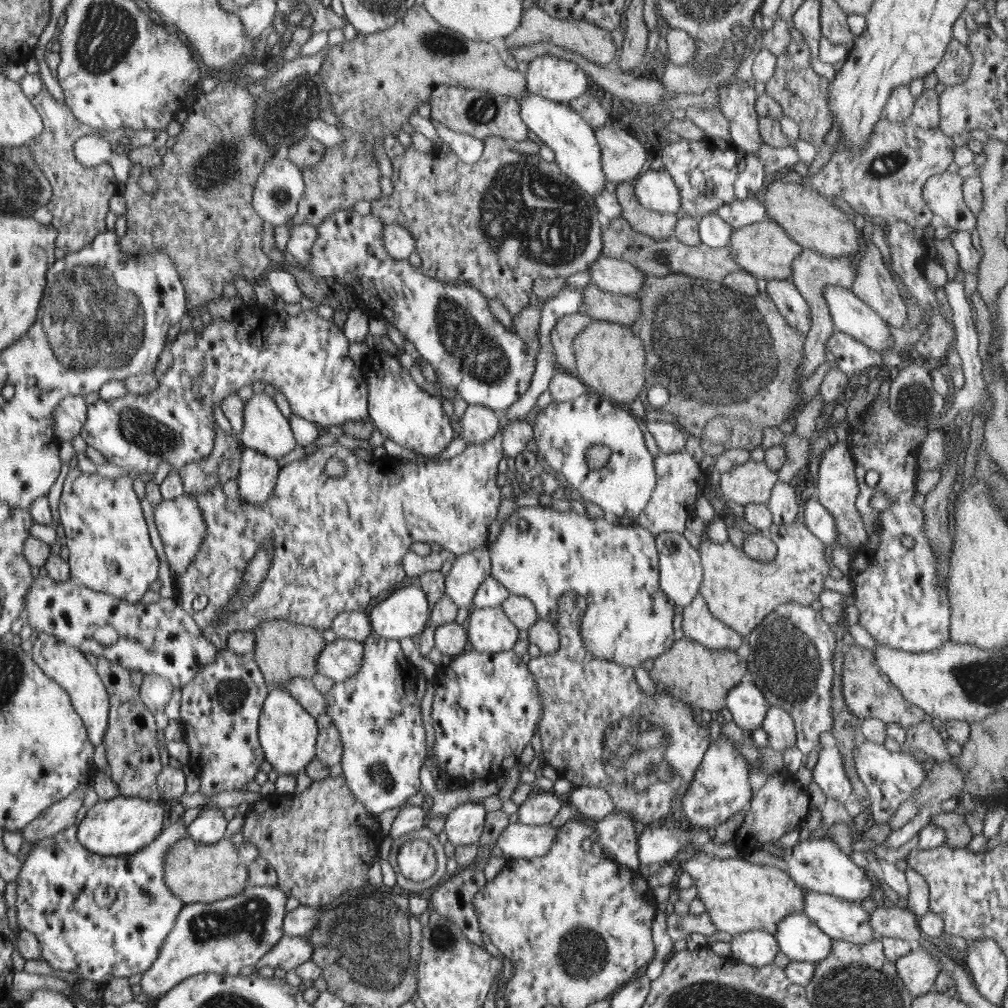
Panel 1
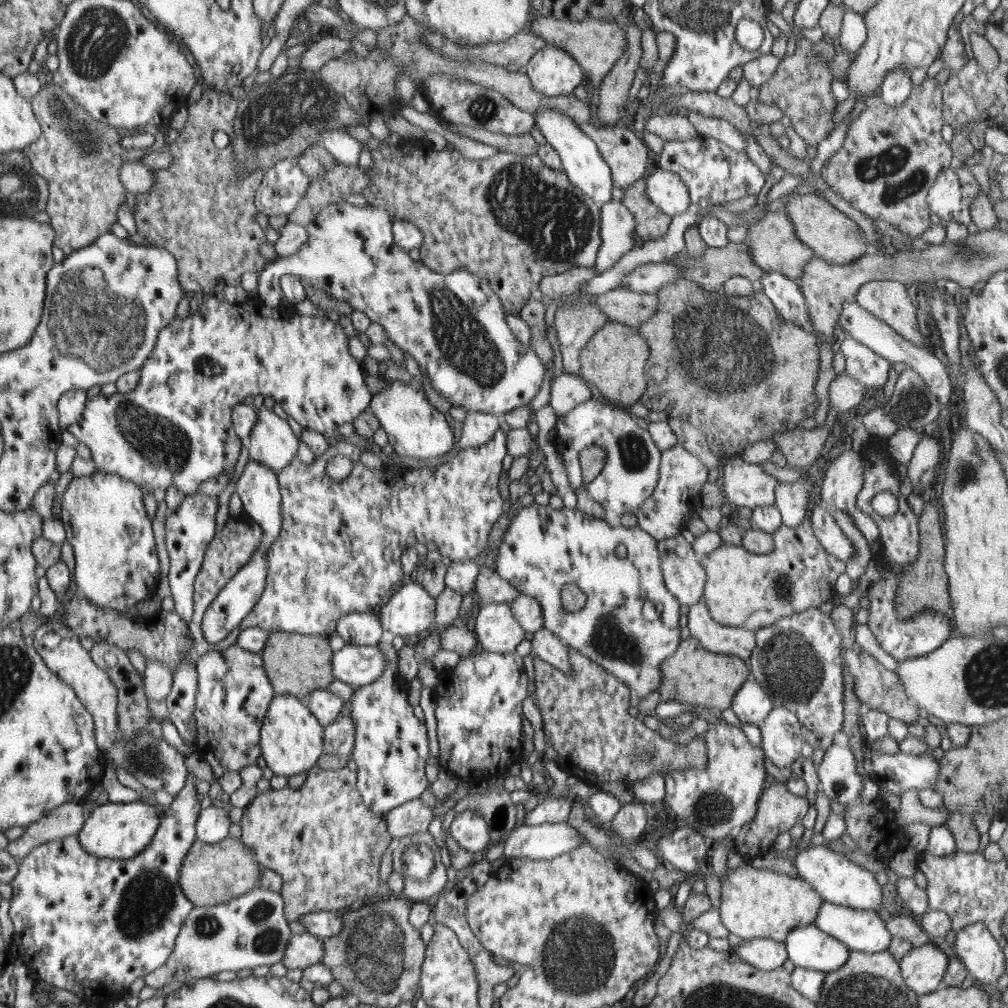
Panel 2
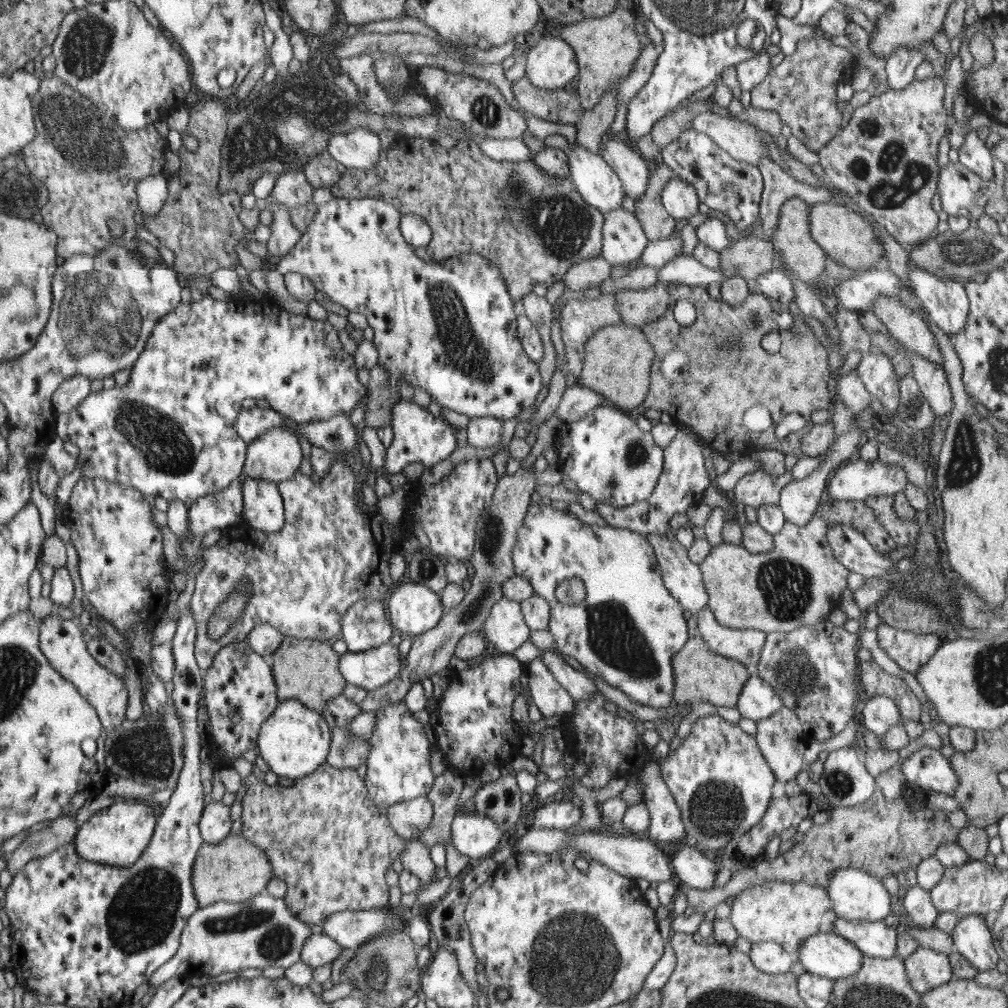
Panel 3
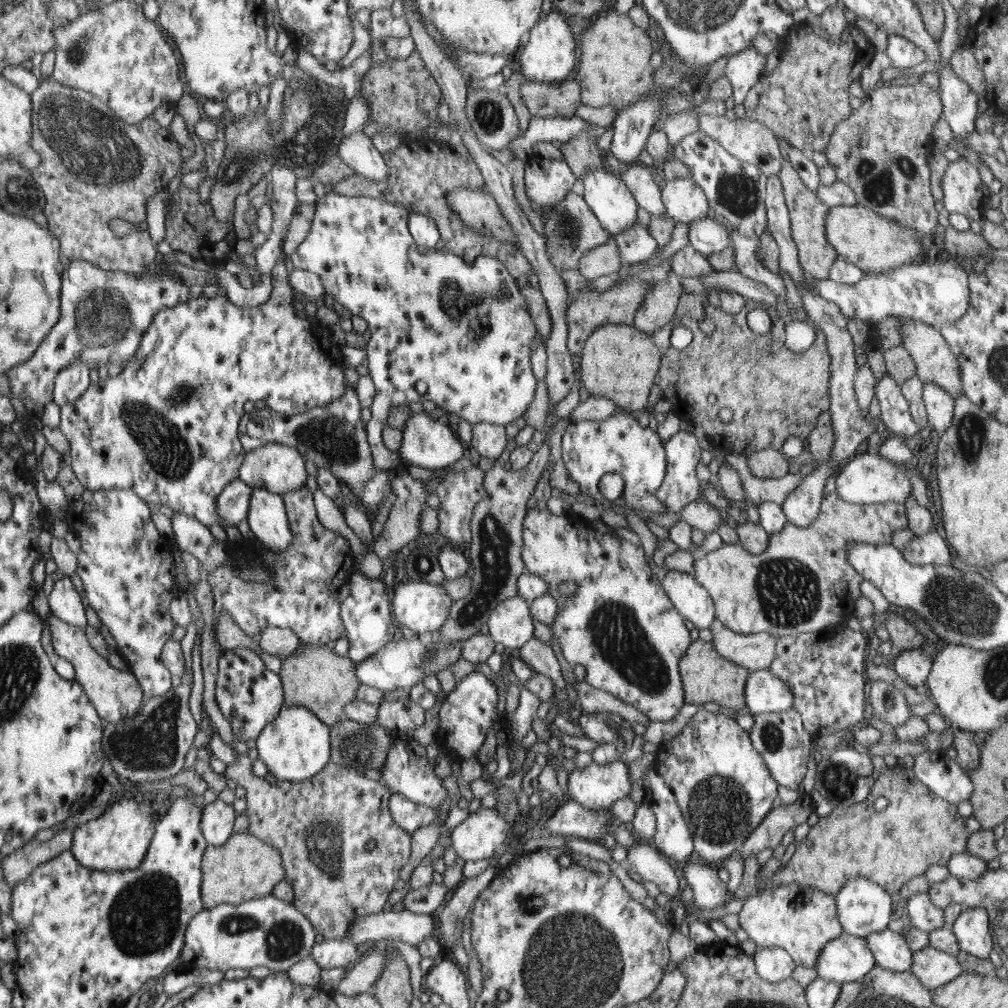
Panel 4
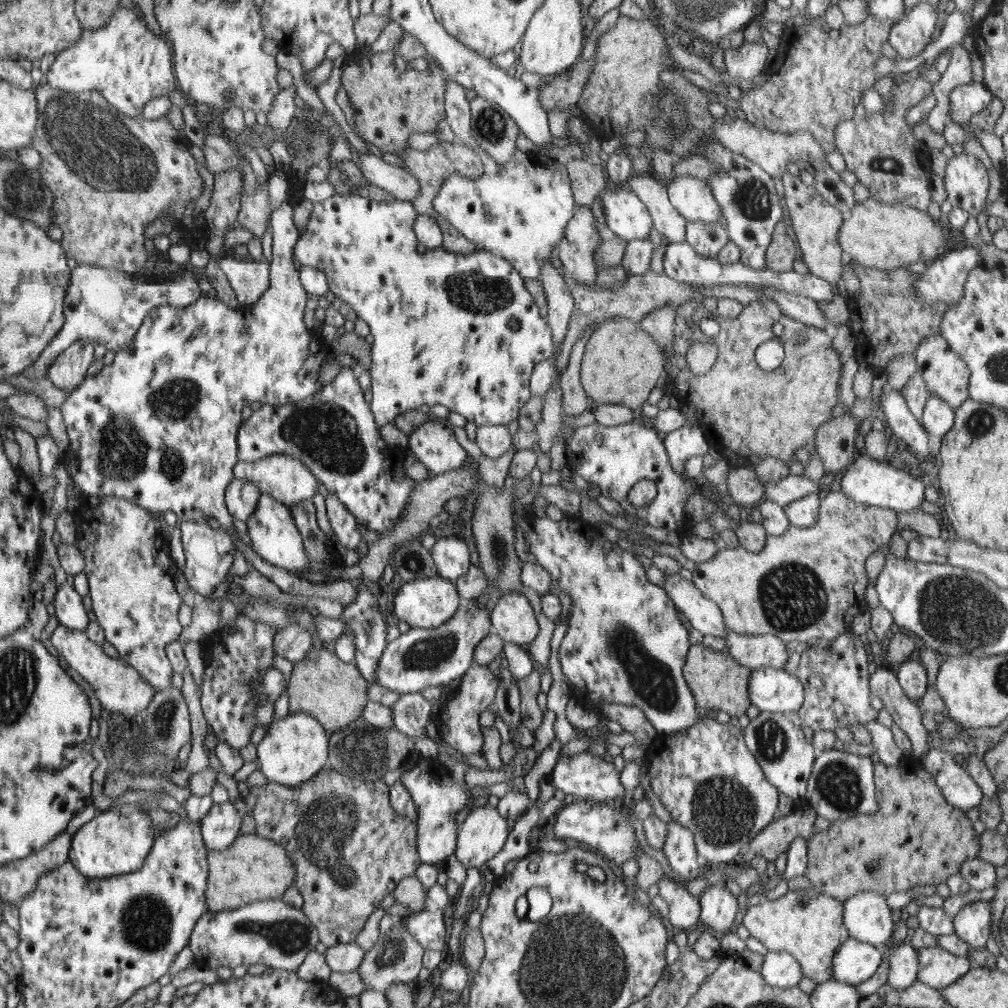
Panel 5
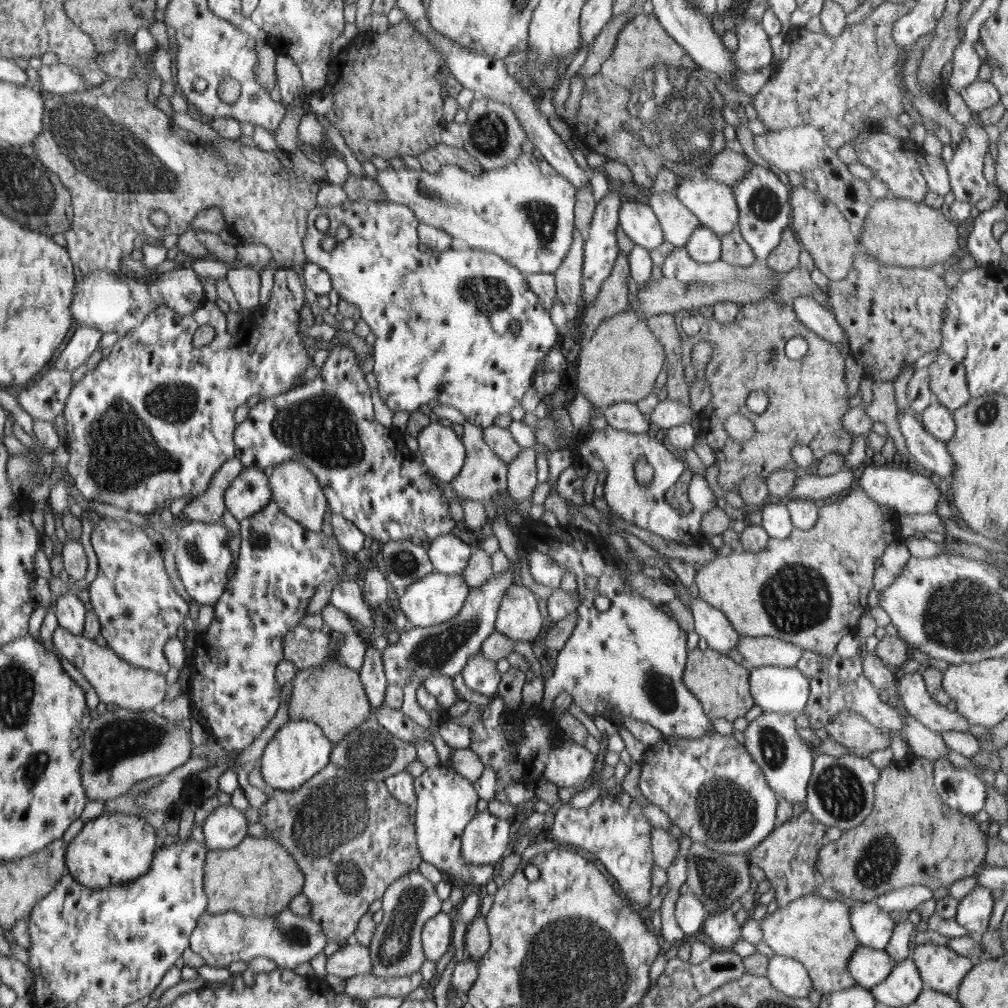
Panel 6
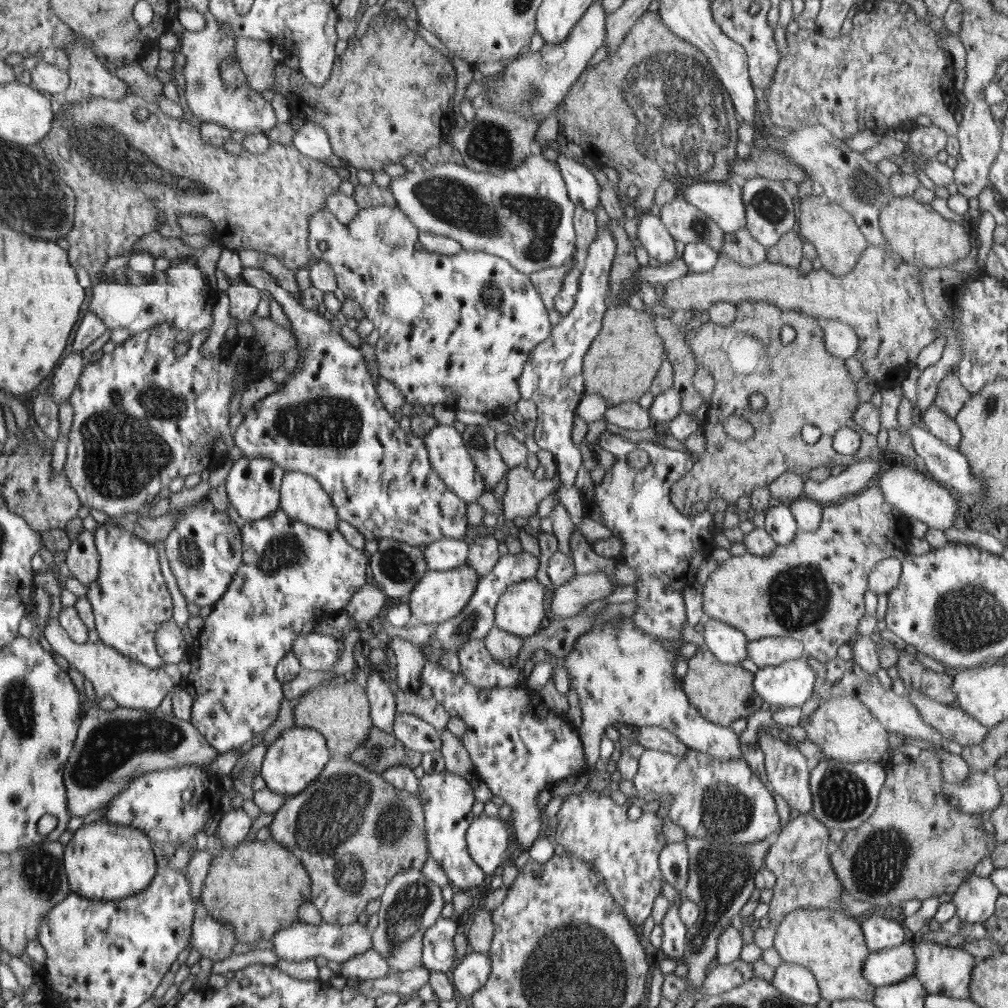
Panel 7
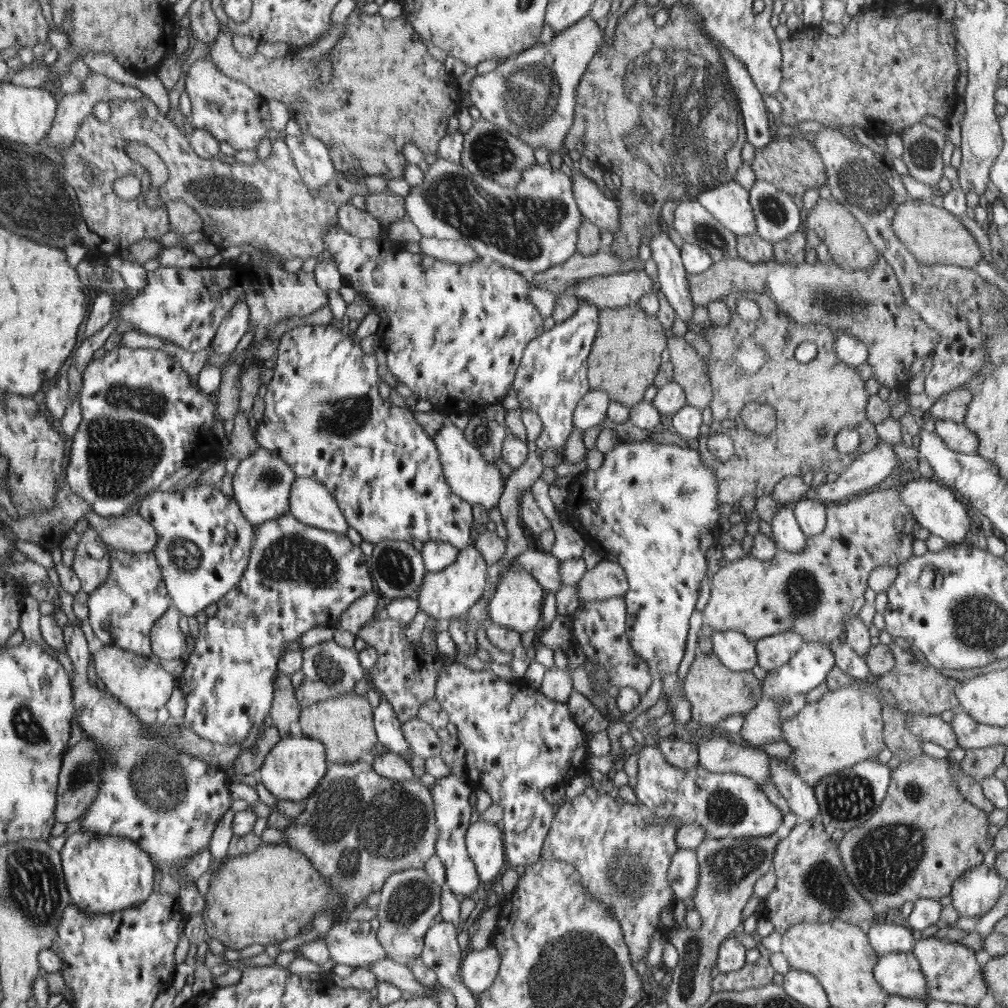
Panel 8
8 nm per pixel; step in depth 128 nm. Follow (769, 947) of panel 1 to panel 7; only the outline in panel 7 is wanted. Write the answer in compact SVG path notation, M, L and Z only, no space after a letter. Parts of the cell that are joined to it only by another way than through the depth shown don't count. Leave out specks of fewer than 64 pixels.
M782 962L775 968L772 981L783 995L791 999L815 1007L820 1002L821 996L815 976L800 964Z

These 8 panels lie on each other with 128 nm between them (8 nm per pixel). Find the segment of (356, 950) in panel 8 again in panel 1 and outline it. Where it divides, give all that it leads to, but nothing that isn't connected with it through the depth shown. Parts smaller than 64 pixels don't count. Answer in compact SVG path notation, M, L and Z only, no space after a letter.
M248 884L242 893L234 897L185 905L153 966L142 973L142 990L149 994L149 998L160 998L186 978L206 973L239 975L244 966L256 966L258 960L286 935L282 924L287 898L278 887Z

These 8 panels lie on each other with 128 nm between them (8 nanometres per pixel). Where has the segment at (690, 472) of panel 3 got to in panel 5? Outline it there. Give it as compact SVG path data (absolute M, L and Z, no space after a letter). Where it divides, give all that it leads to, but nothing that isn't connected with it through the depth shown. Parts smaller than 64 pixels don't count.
M684 425L679 429L664 434L666 452L676 473L685 476L685 462L691 456L704 455L711 448L700 427Z

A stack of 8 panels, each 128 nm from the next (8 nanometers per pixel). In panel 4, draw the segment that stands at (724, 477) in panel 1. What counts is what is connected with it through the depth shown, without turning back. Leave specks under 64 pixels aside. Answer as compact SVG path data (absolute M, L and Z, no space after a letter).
M729 452L725 458L726 463L738 470L742 487L746 491L746 501L754 505L770 501L782 505L802 482L803 473L786 473L782 478L762 479L754 476L747 466L746 455Z

